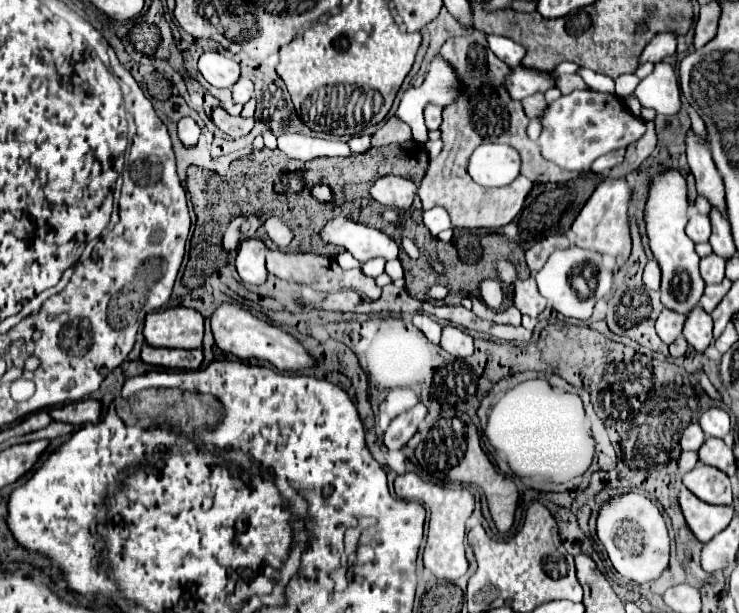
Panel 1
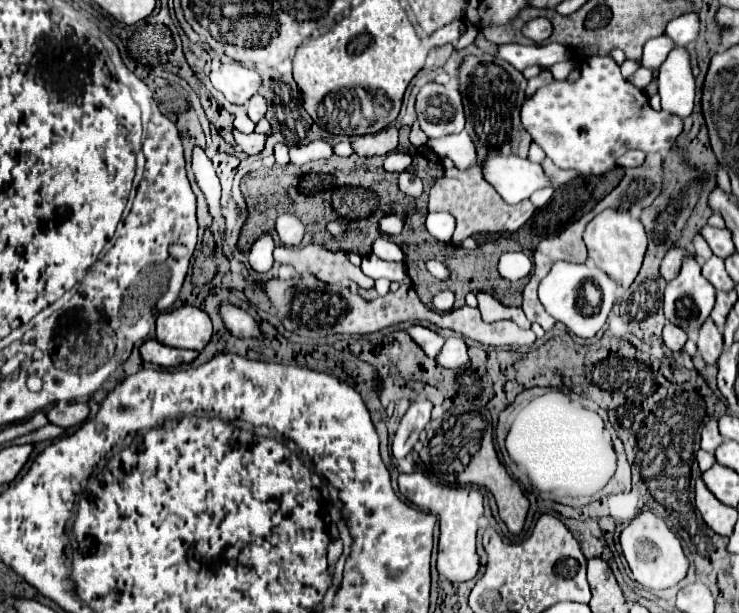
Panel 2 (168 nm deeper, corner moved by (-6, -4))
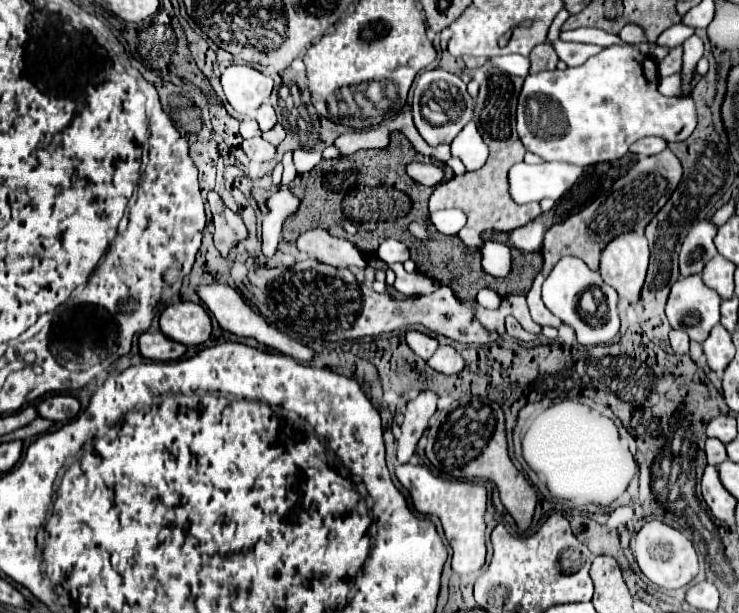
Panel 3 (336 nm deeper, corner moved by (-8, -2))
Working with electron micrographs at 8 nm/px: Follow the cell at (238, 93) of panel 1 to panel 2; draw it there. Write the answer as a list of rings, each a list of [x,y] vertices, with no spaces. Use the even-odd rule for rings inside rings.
[[[260,94],[252,96],[252,100],[248,100],[246,106],[248,106],[248,116],[252,122],[258,122],[266,114],[266,100]]]

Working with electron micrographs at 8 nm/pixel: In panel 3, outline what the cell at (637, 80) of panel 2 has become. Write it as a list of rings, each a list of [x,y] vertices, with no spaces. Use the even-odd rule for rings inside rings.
[[[682,46],[674,48],[674,50],[660,62],[660,66],[658,66],[660,78],[666,78],[666,76],[678,72],[680,68],[682,68]]]

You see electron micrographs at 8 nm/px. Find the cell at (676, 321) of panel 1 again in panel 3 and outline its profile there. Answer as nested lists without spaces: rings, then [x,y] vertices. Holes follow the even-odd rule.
[[[672,330],[670,332],[670,344],[676,354],[686,354],[689,351],[690,339],[686,332],[682,330]]]

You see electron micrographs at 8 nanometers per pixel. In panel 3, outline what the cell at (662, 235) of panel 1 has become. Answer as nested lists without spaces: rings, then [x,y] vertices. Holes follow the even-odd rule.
[[[694,274],[688,278],[676,280],[666,304],[666,316],[672,328],[684,330],[690,336],[690,340],[696,340],[702,344],[710,336],[710,330],[720,322],[720,302],[722,298],[712,288],[708,288],[698,274]]]

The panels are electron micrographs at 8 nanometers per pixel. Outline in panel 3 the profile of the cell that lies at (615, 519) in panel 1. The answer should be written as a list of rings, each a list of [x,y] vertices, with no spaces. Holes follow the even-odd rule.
[[[652,520],[642,526],[642,530],[636,534],[636,548],[634,548],[636,560],[640,564],[640,570],[658,586],[662,588],[682,588],[690,584],[698,574],[698,554],[694,550],[694,544],[676,528]]]

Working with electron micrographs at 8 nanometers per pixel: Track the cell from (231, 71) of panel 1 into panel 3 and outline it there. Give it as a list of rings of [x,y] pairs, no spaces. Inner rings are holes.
[[[234,64],[222,74],[222,86],[232,108],[240,114],[248,114],[258,110],[260,104],[270,96],[274,80],[252,66]]]

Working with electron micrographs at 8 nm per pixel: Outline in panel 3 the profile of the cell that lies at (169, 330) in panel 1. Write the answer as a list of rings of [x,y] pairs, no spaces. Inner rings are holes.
[[[178,302],[170,304],[160,314],[160,330],[186,346],[204,344],[210,338],[210,316],[208,312],[194,302]]]

